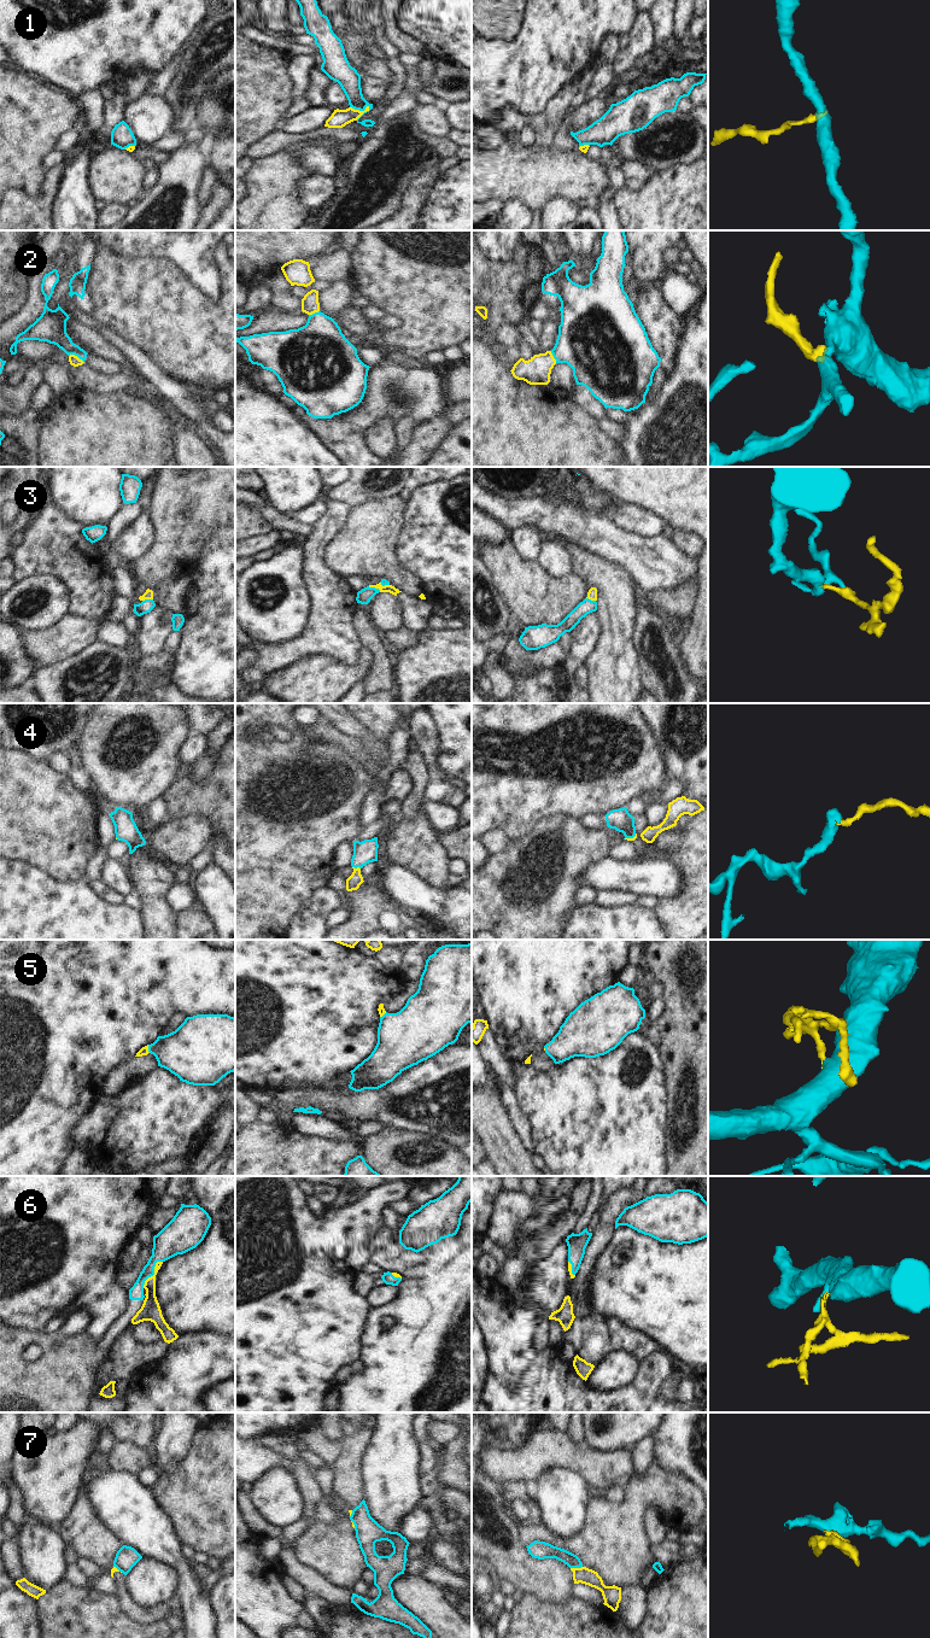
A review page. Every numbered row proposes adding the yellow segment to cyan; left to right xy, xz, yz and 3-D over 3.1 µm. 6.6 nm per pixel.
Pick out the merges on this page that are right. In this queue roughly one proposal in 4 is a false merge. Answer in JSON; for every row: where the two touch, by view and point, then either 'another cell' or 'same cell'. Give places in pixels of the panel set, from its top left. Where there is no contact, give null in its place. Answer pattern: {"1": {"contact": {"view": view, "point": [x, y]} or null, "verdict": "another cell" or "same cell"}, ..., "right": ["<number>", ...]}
{"1": {"contact": {"view": "xz", "point": [360, 110]}, "verdict": "another cell"}, "2": {"contact": {"view": "xy", "point": [76, 355]}, "verdict": "same cell"}, "3": {"contact": {"view": "xz", "point": [374, 588]}, "verdict": "another cell"}, "4": {"contact": {"view": "xz", "point": [356, 867]}, "verdict": "same cell"}, "5": {"contact": {"view": "xy", "point": [148, 1048]}, "verdict": "same cell"}, "6": {"contact": {"view": "xy", "point": [153, 1273]}, "verdict": "same cell"}, "7": {"contact": {"view": "yz", "point": [575, 1567]}, "verdict": "another cell"}, "right": ["2", "4", "5", "6"]}

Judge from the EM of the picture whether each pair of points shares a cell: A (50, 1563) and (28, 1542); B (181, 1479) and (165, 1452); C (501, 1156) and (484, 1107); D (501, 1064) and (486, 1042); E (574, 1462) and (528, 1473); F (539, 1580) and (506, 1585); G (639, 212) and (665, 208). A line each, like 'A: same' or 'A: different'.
A: same
B: different
C: same
D: same
E: same
F: different
G: same

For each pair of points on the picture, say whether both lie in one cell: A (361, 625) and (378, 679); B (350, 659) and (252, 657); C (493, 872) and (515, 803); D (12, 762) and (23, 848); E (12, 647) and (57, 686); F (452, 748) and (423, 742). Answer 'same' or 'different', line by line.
A: same
B: same
C: different
D: same
E: different
F: different

